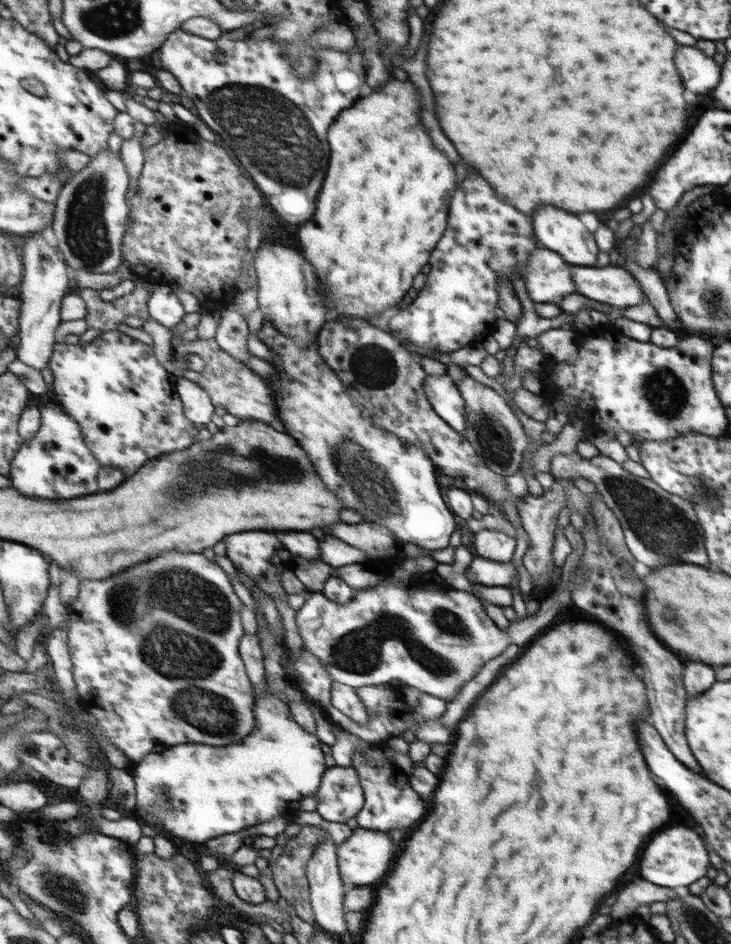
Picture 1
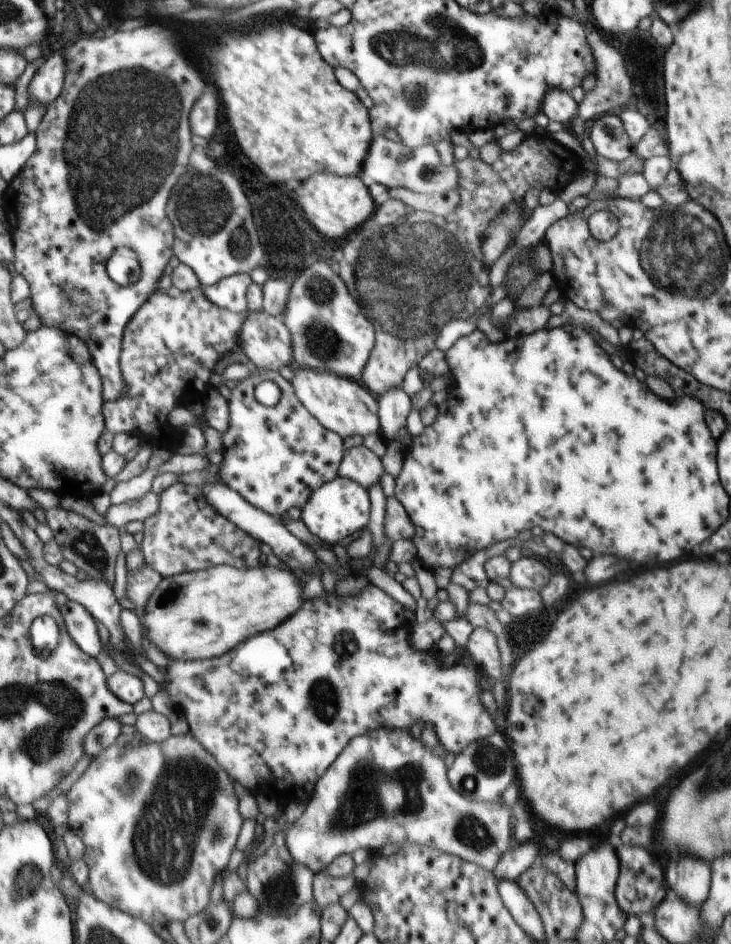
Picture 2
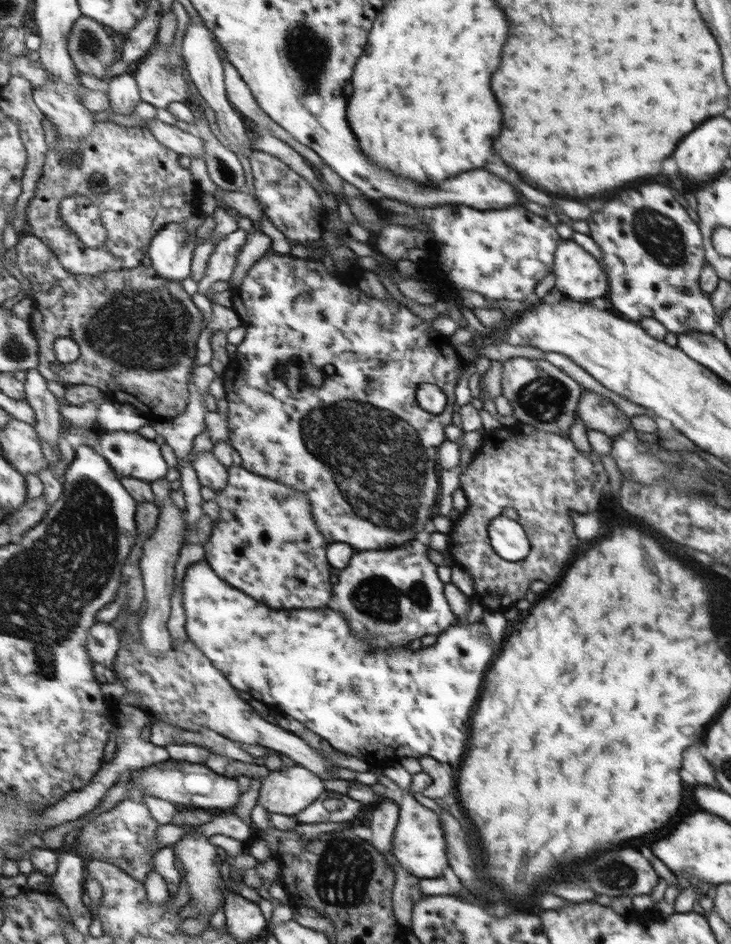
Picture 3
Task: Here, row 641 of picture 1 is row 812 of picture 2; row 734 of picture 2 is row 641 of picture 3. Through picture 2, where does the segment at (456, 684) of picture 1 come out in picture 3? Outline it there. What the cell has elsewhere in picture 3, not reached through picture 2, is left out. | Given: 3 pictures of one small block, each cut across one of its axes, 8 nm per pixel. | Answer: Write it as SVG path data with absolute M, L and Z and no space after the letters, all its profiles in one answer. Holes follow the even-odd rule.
M421 539L394 550L368 550L354 555L335 585L332 608L341 612L356 630L356 638L378 650L406 646L428 634L437 636L458 622L444 594L436 564L428 557L428 546Z

